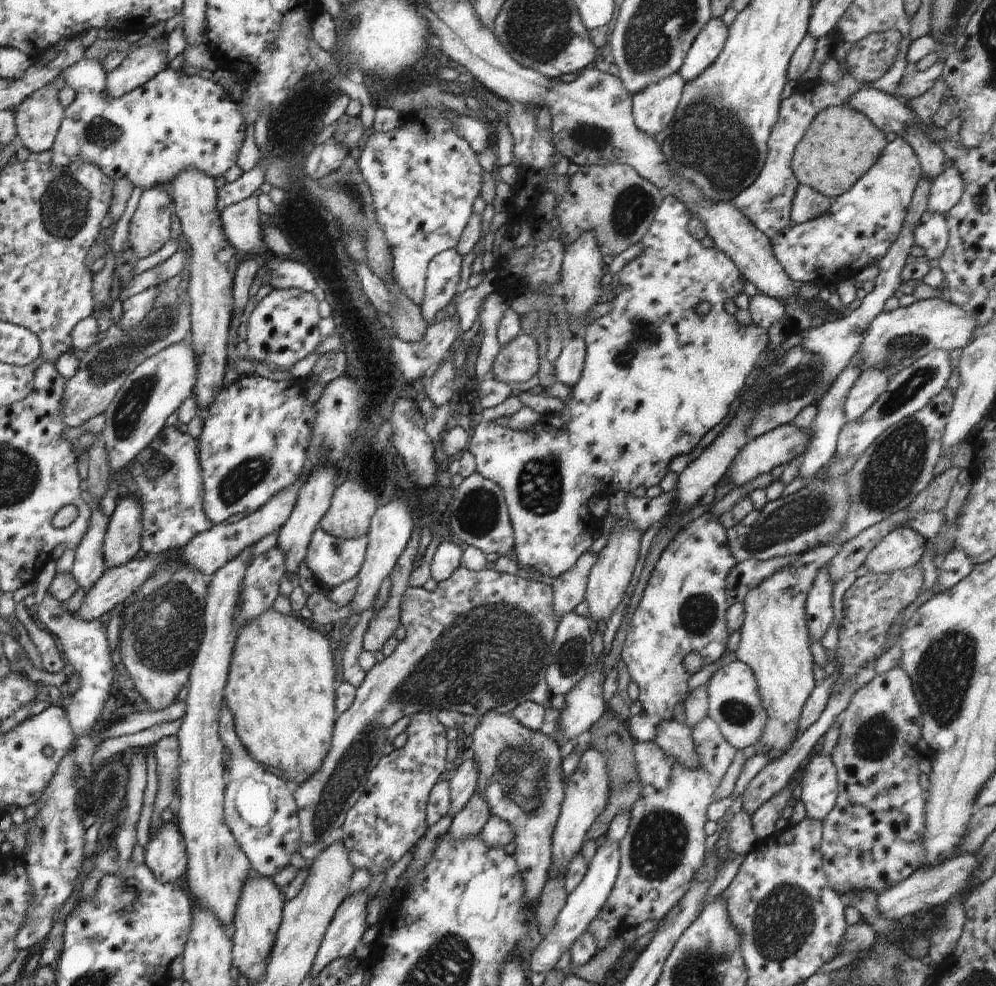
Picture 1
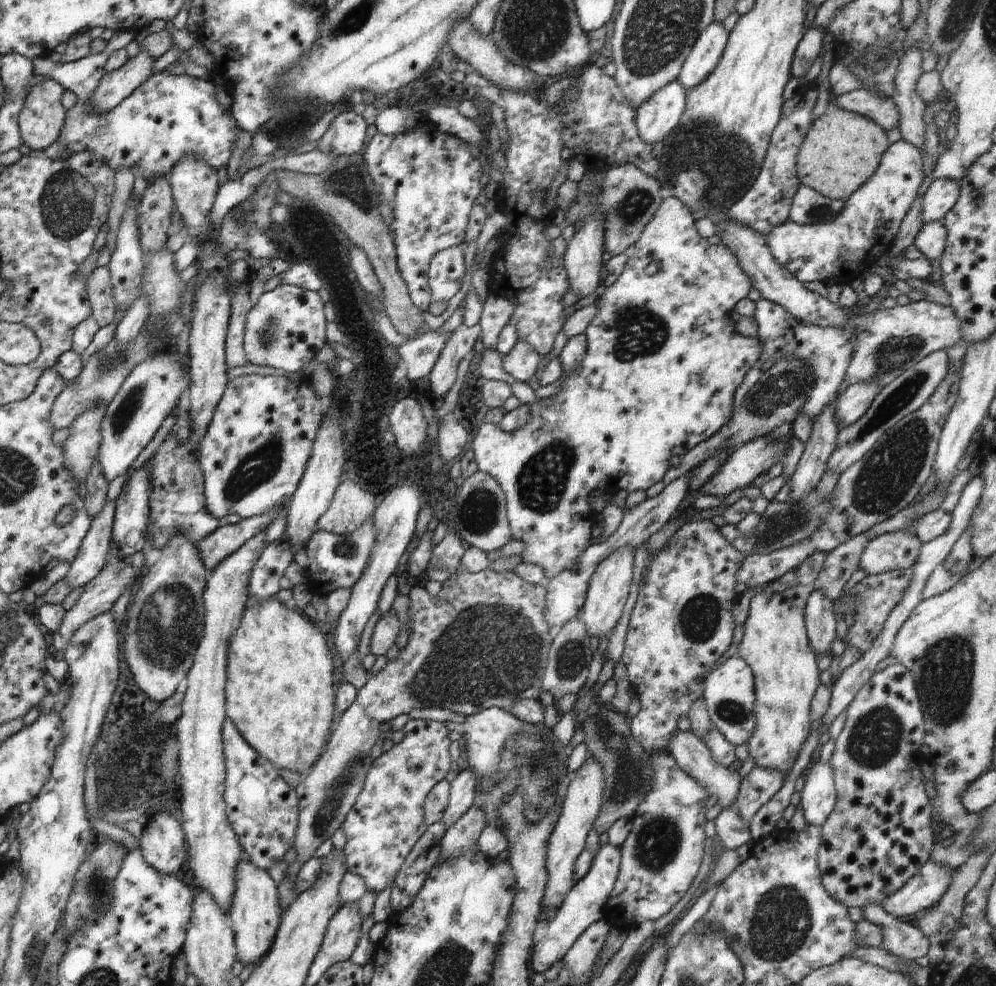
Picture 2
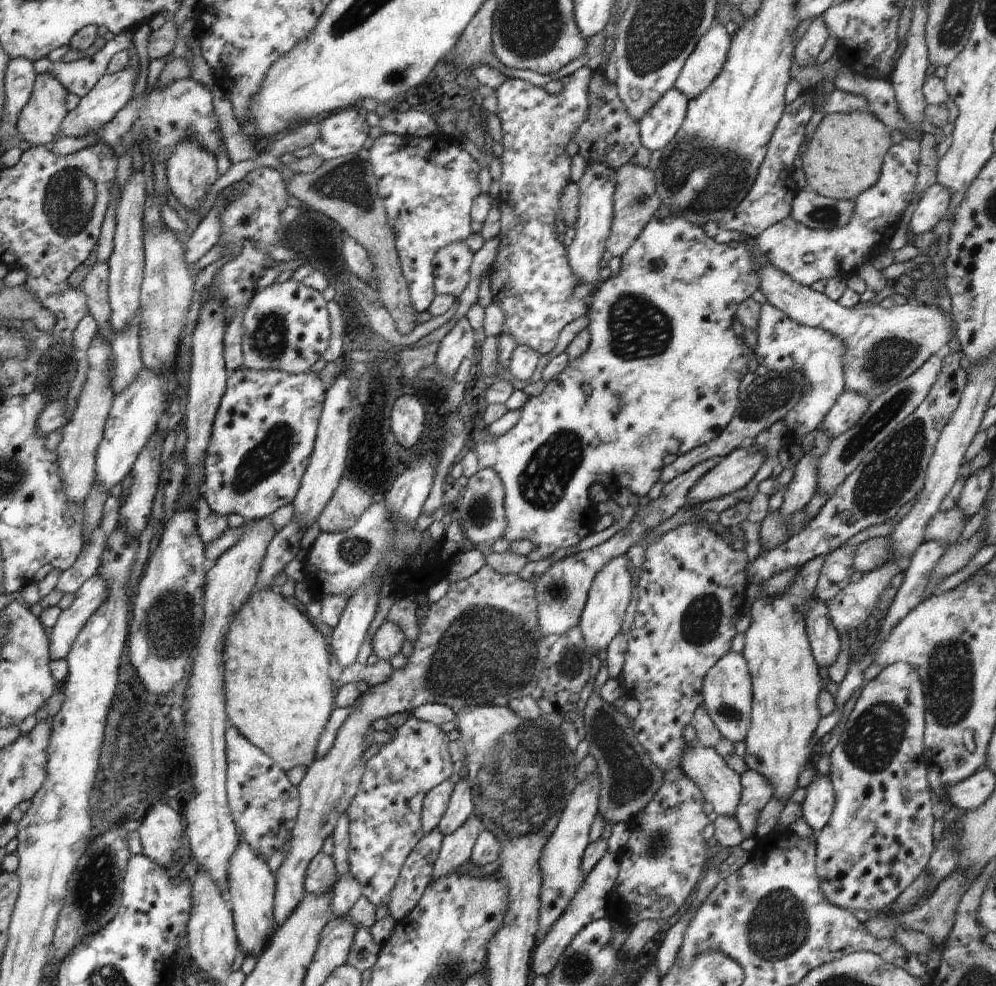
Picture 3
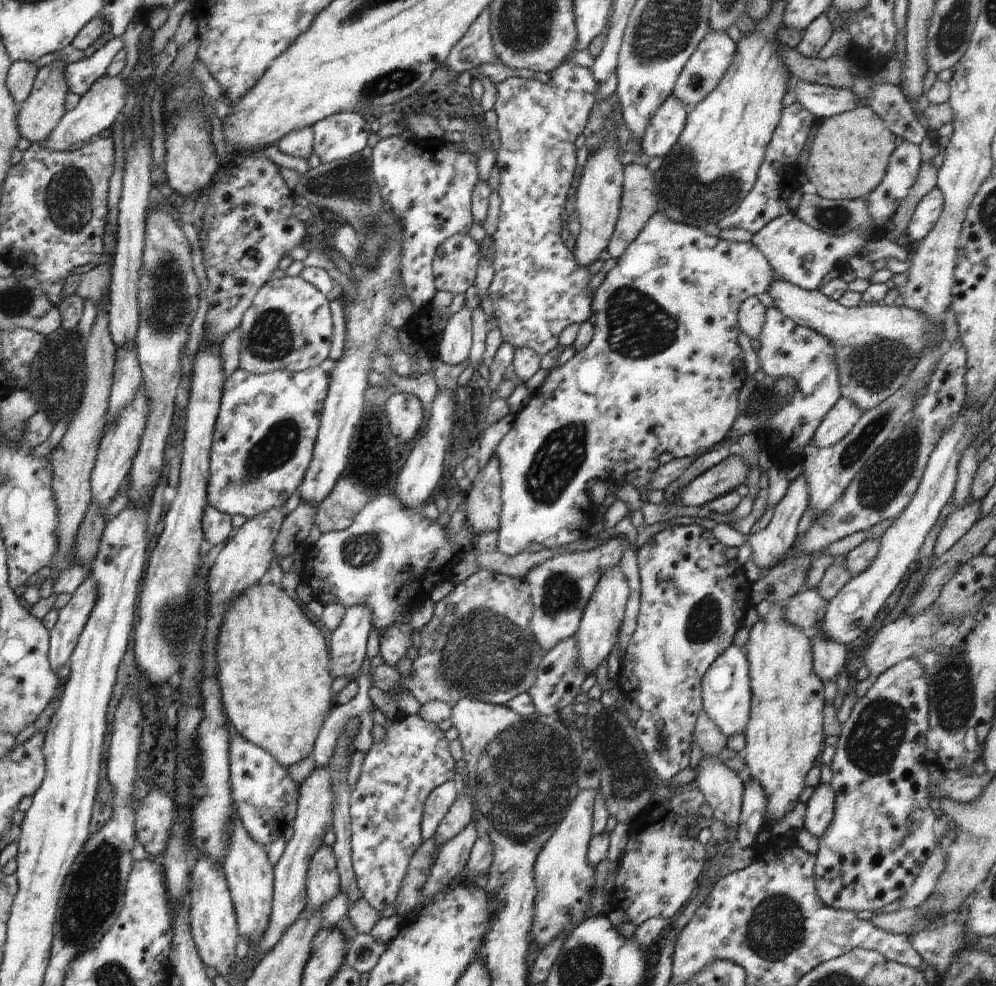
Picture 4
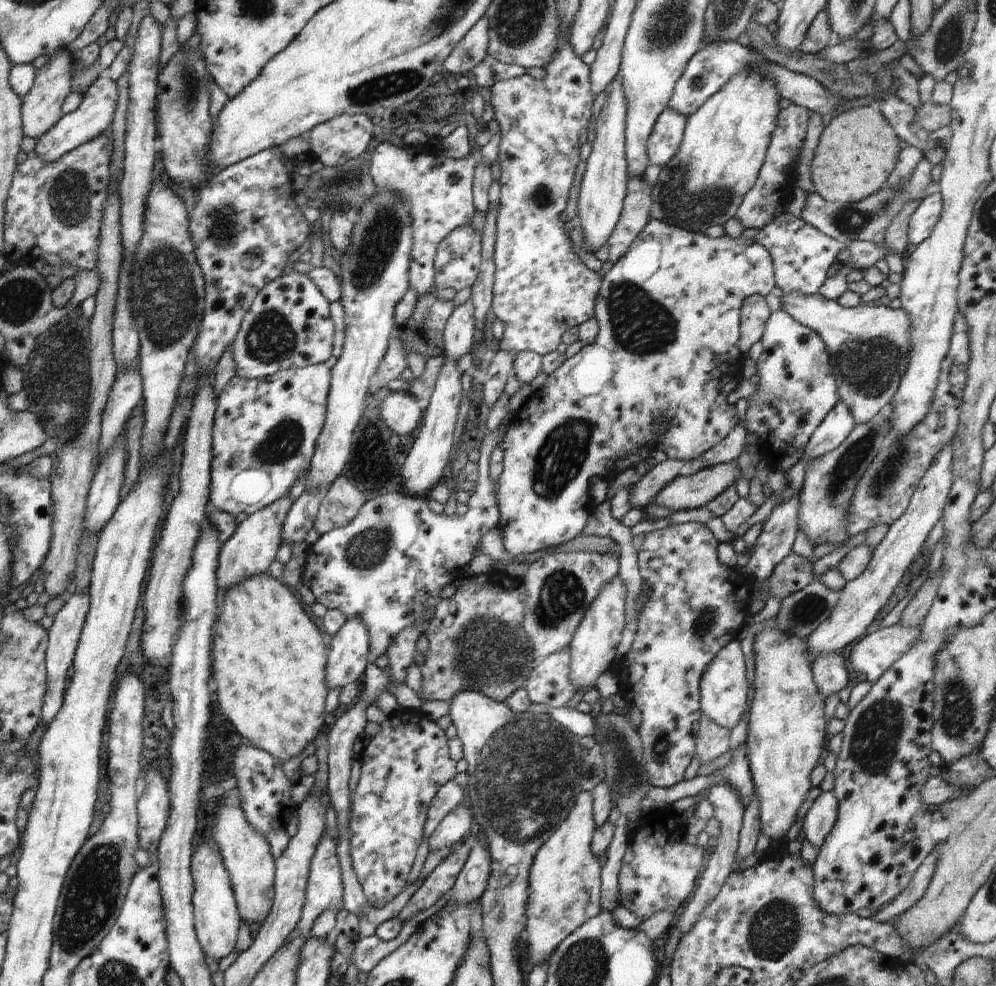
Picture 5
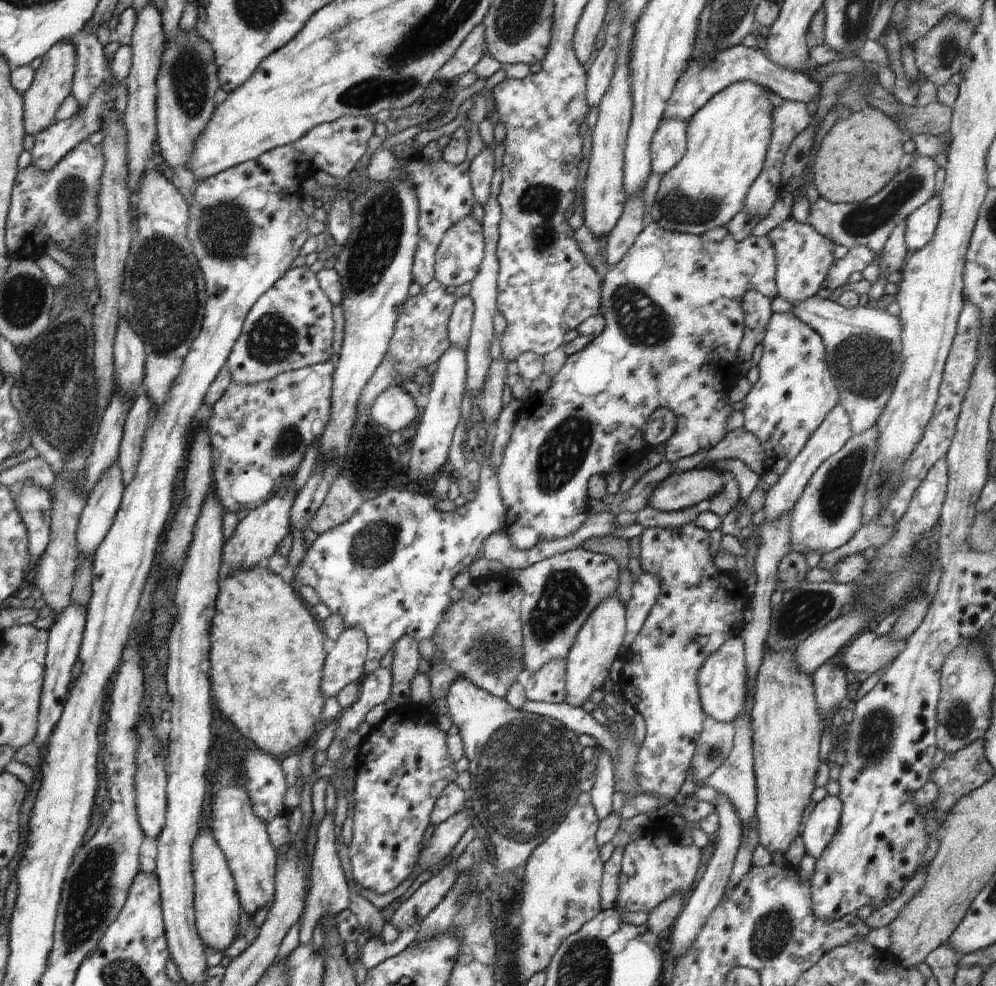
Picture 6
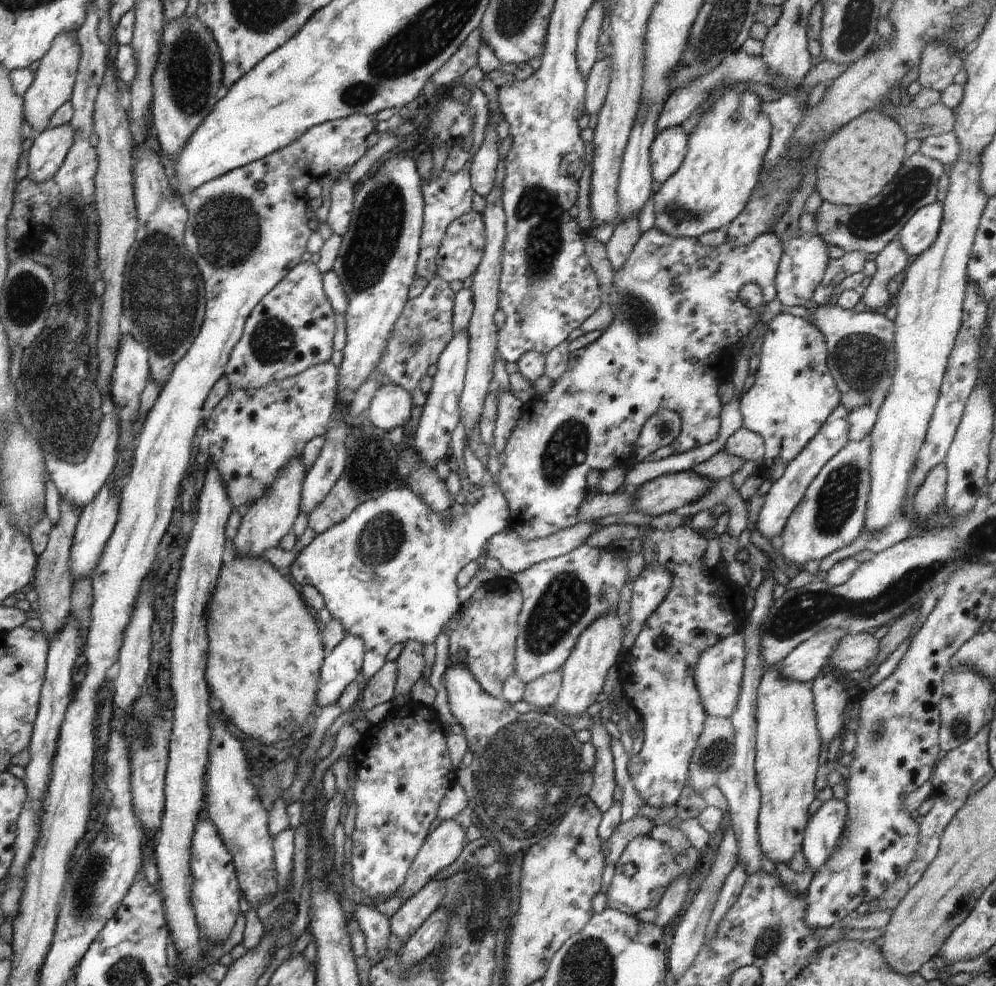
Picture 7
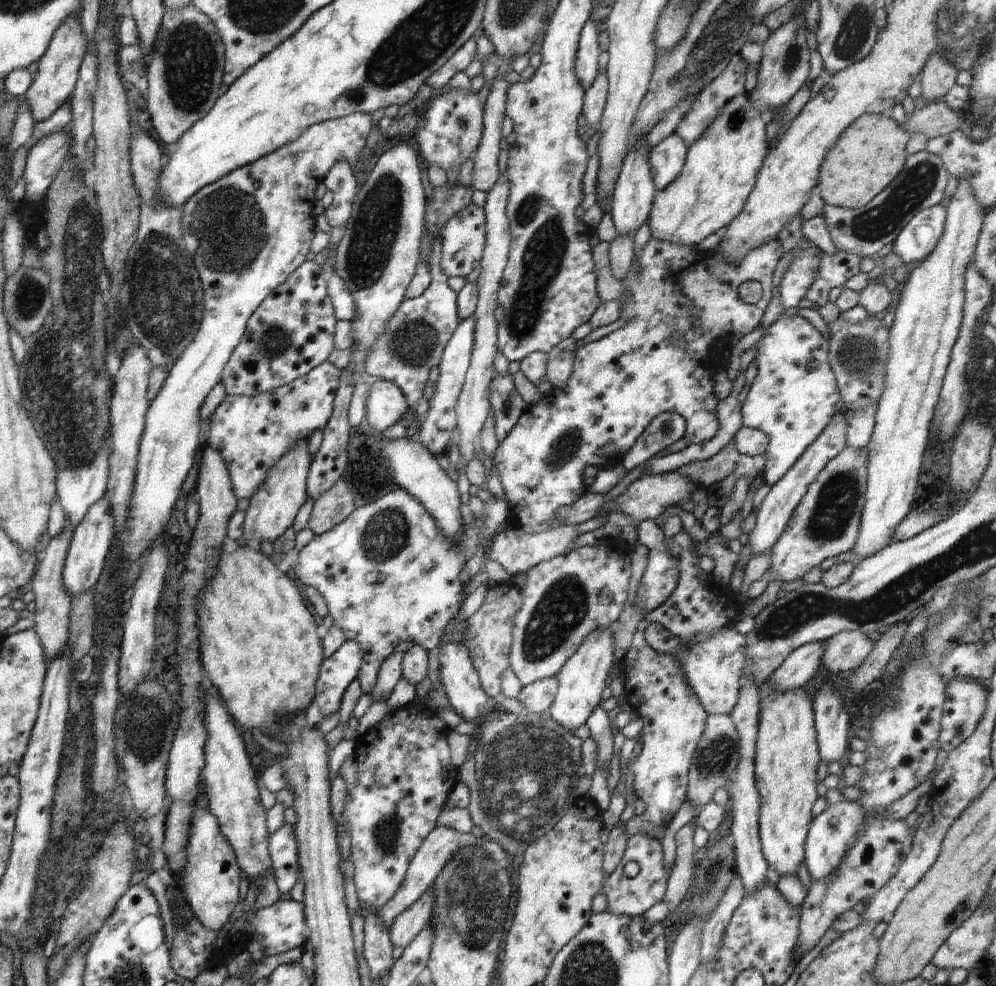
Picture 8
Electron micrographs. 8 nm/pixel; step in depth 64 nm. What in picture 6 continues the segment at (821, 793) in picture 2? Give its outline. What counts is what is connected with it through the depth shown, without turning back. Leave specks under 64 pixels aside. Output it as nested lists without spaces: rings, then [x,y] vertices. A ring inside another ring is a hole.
[[[828,795],[816,804],[810,819],[803,826],[802,843],[807,853],[814,861],[825,854],[830,842],[838,833],[843,805],[838,797]]]

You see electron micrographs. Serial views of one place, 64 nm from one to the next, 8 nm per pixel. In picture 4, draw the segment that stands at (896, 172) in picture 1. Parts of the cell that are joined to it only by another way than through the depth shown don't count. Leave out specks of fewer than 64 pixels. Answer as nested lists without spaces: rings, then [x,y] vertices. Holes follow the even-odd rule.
[[[903,141],[894,148],[882,182],[878,184],[876,190],[872,190],[868,196],[862,198],[868,202],[868,212],[874,220],[872,230],[850,230],[848,234],[842,234],[842,236],[830,236],[811,226],[806,226],[806,223],[790,210],[784,216],[772,220],[762,230],[753,234],[751,241],[760,248],[760,252],[764,253],[764,258],[770,263],[770,268],[772,268],[773,274],[776,274],[776,278],[786,280],[786,282],[795,284],[804,290],[816,290],[816,288],[820,288],[822,278],[828,272],[838,267],[845,268],[850,257],[859,256],[858,250],[868,240],[885,238],[884,226],[889,220],[892,220],[900,202],[906,200],[910,188],[914,186],[916,178],[918,178],[920,166],[922,166],[922,155],[920,155],[918,145]]]

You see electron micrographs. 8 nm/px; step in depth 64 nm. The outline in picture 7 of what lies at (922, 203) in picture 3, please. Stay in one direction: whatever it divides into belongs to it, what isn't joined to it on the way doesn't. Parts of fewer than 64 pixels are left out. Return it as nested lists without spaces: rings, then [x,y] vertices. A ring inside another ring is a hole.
[[[937,200],[914,214],[902,228],[898,239],[911,260],[929,250],[938,237],[943,218],[943,204]]]

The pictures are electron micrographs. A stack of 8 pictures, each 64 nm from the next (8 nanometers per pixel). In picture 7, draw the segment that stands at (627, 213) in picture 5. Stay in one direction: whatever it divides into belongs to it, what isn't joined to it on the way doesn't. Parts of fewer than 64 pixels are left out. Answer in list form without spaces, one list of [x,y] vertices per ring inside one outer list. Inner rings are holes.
[[[638,217],[630,221],[617,222],[610,241],[605,245],[607,258],[614,272],[621,270],[628,261],[639,240]]]

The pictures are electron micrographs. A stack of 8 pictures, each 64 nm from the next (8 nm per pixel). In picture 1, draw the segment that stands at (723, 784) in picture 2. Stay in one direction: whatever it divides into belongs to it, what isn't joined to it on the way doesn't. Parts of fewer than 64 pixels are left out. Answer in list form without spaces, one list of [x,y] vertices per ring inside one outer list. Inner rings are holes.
[[[675,719],[664,720],[656,728],[656,738],[652,740],[660,747],[664,754],[678,758],[684,766],[696,768],[696,744],[694,744],[693,732],[685,724]]]

